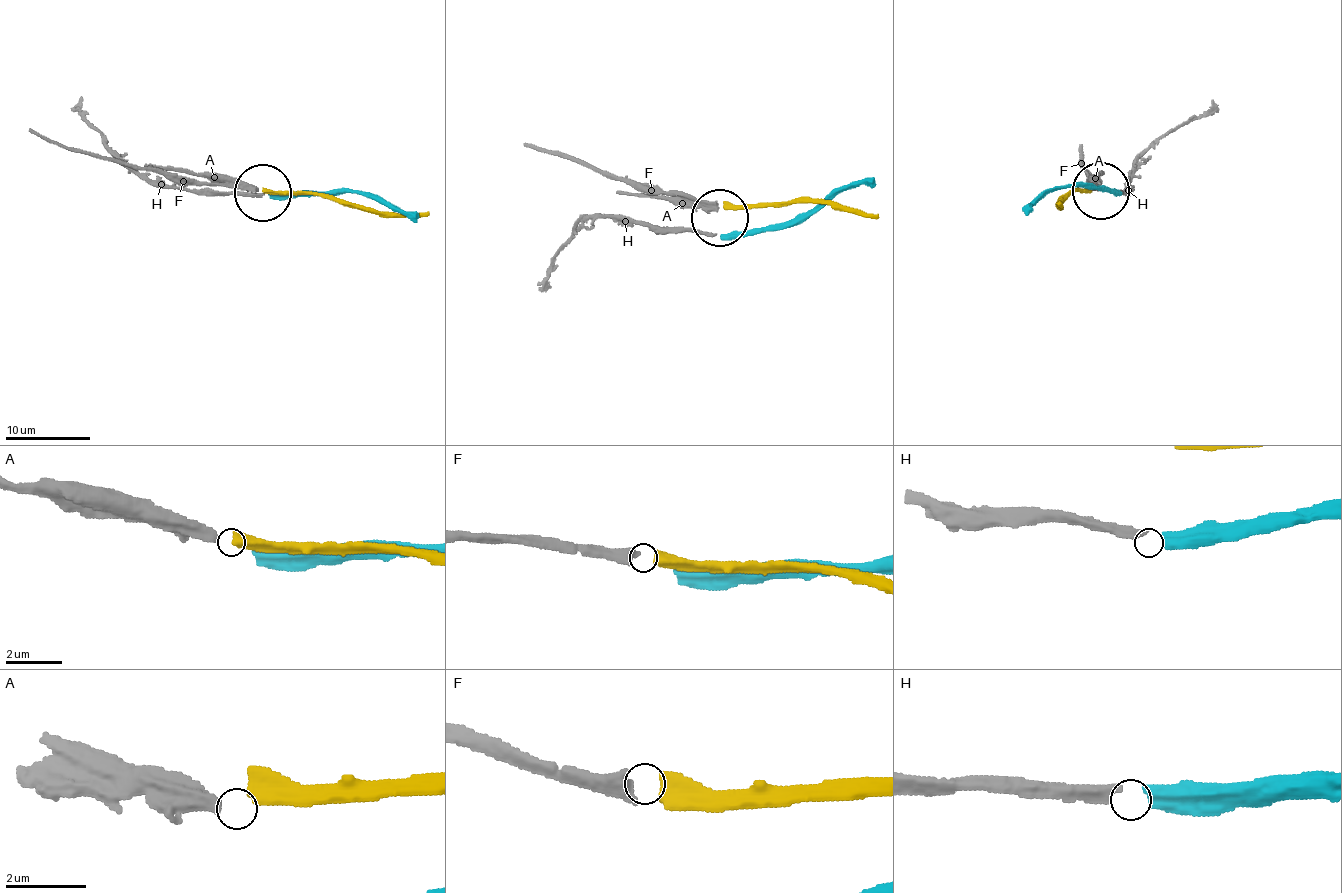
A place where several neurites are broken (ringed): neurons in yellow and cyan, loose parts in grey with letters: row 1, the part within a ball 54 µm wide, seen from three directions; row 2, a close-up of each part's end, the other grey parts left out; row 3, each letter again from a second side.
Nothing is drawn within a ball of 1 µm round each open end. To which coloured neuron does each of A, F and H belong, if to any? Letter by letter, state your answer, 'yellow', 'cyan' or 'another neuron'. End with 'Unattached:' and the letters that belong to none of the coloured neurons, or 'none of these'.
A: another neuron
F: yellow
H: cyan
Unattached: A

